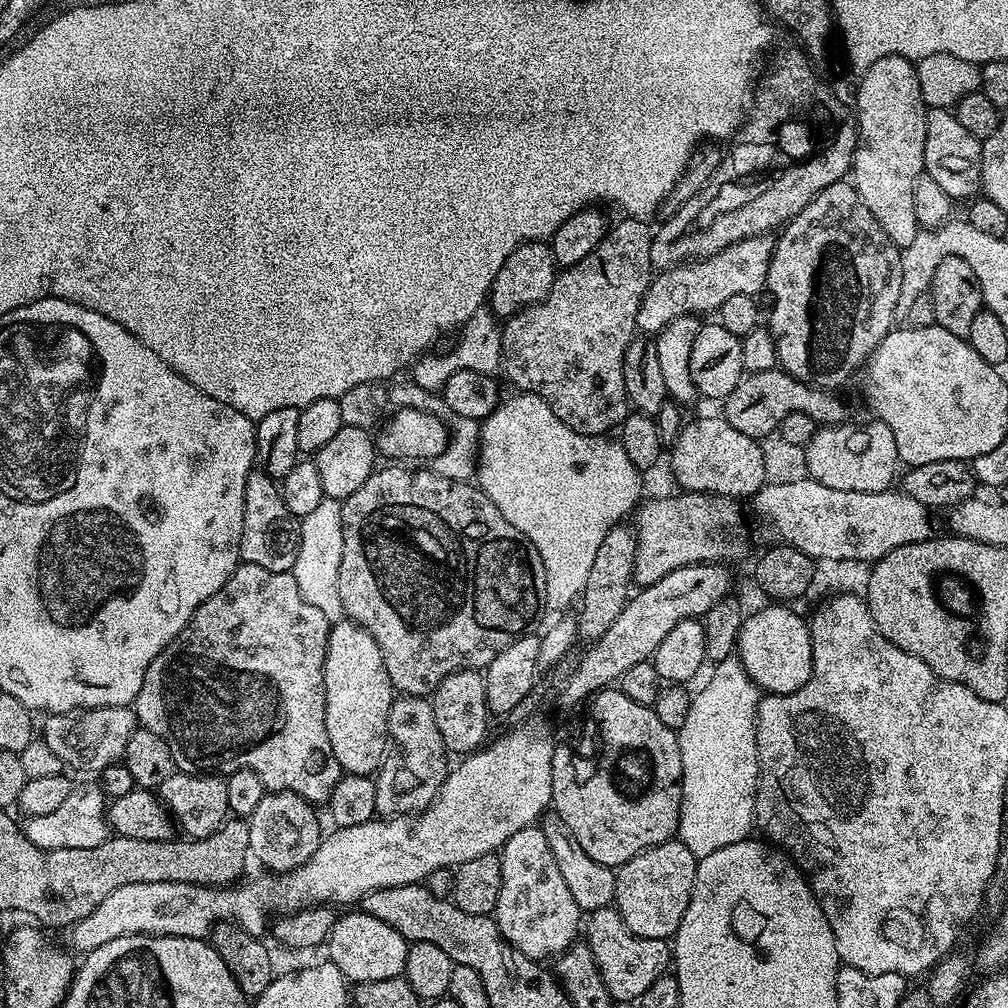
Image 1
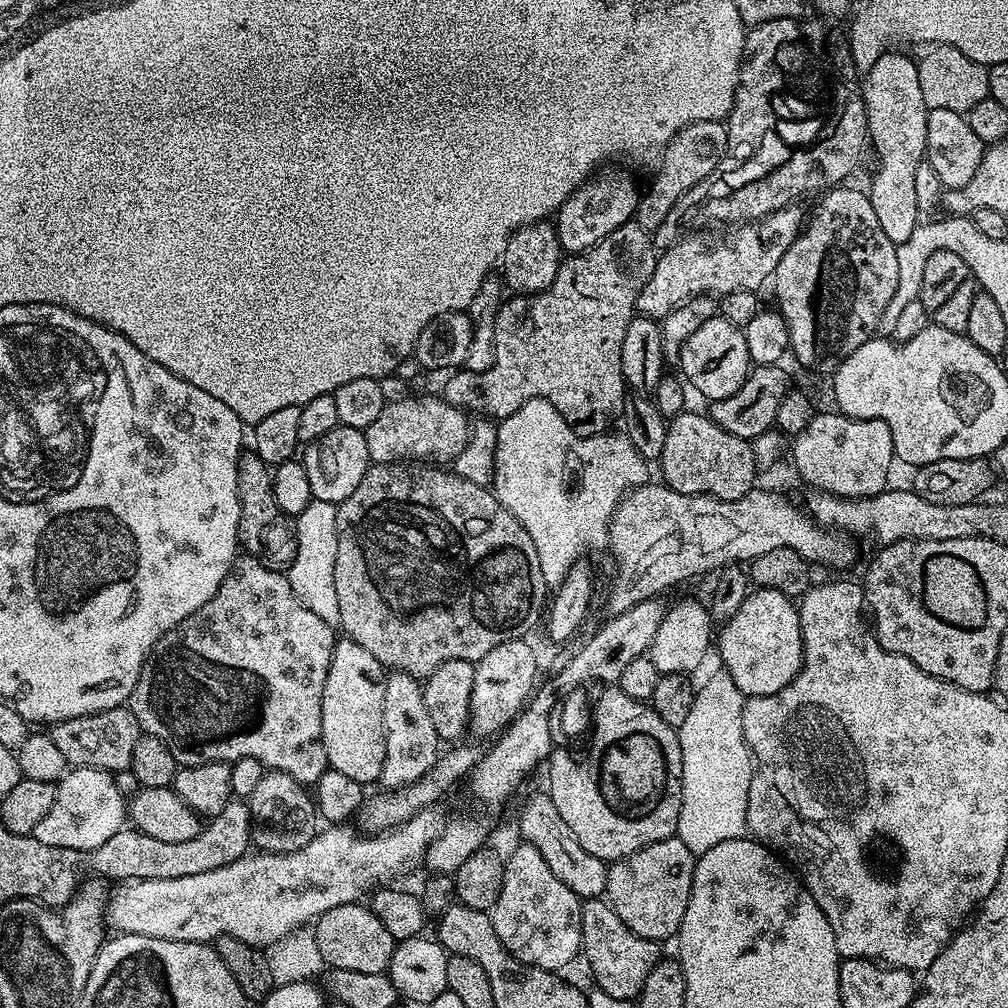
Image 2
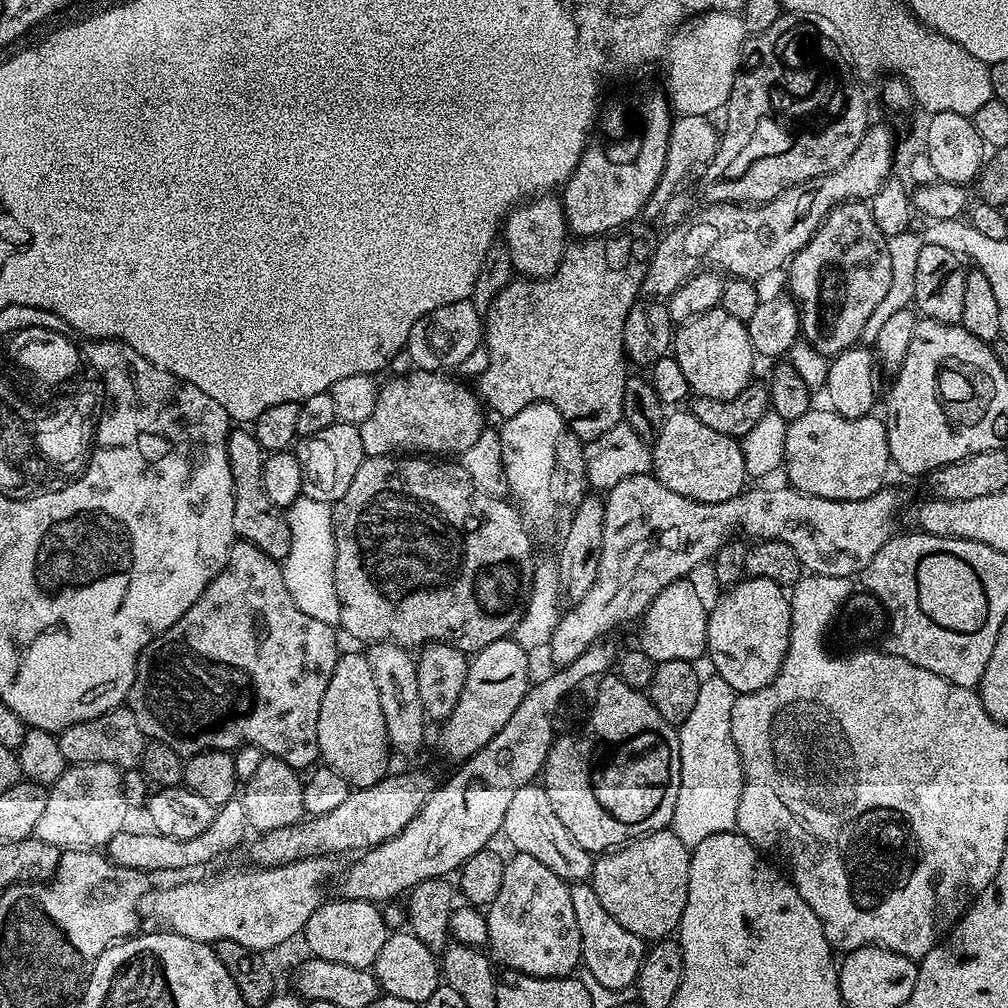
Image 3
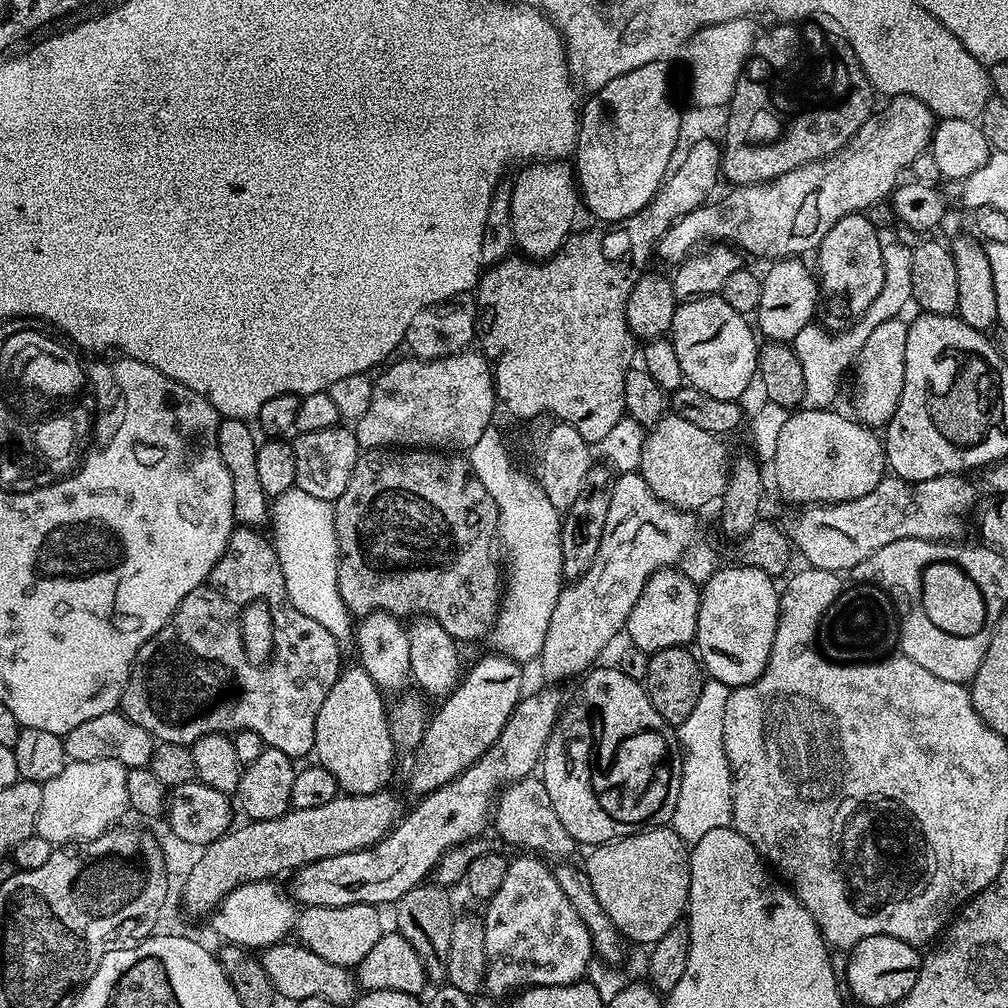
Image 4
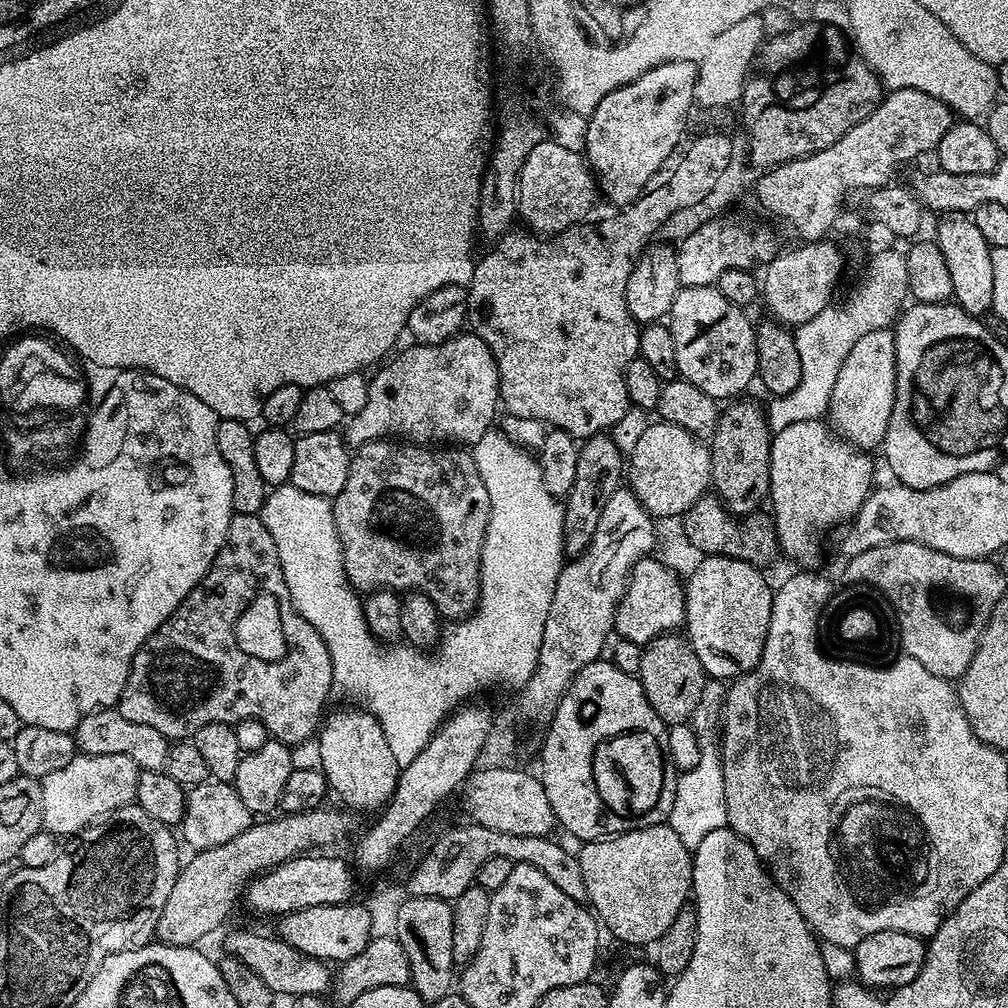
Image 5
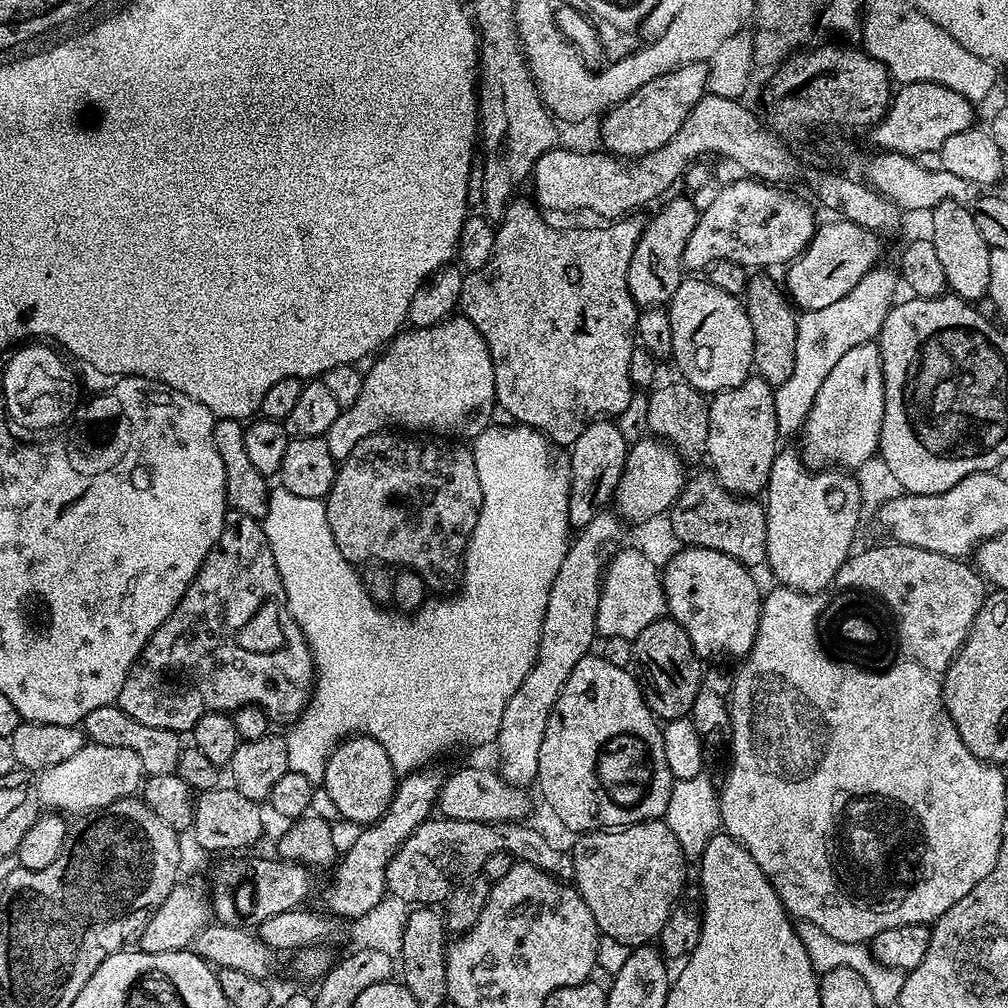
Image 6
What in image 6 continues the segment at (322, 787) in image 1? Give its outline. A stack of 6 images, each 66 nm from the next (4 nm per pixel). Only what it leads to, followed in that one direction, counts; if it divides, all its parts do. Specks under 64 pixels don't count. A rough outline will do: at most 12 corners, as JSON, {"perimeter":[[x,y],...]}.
{"perimeter":[[229,511],[115,705],[288,726],[316,665],[263,523]]}

